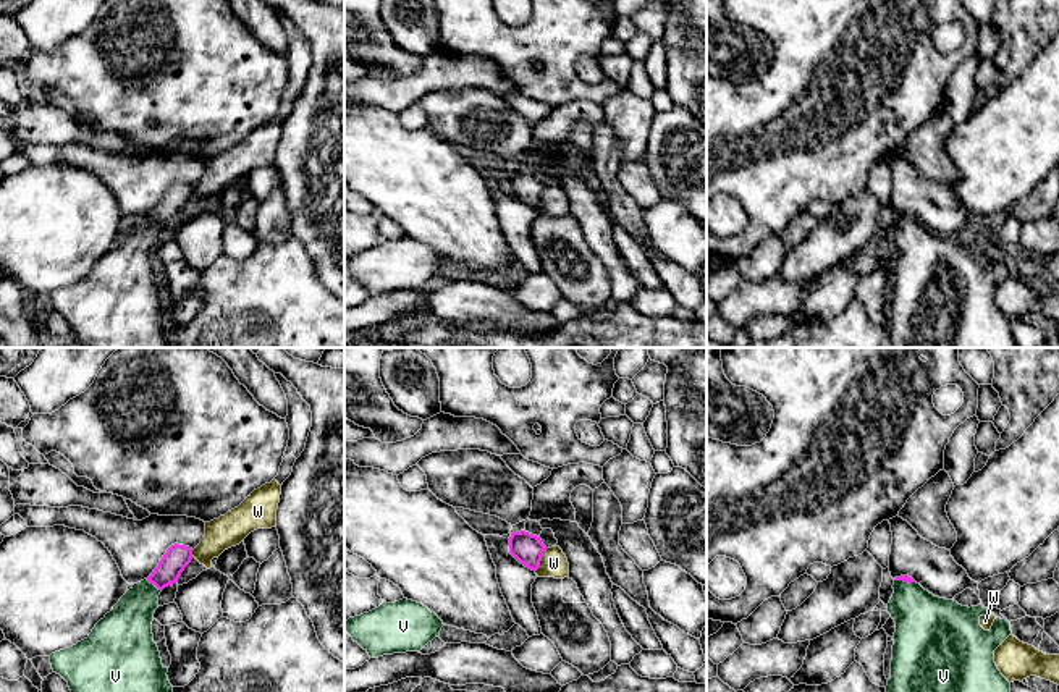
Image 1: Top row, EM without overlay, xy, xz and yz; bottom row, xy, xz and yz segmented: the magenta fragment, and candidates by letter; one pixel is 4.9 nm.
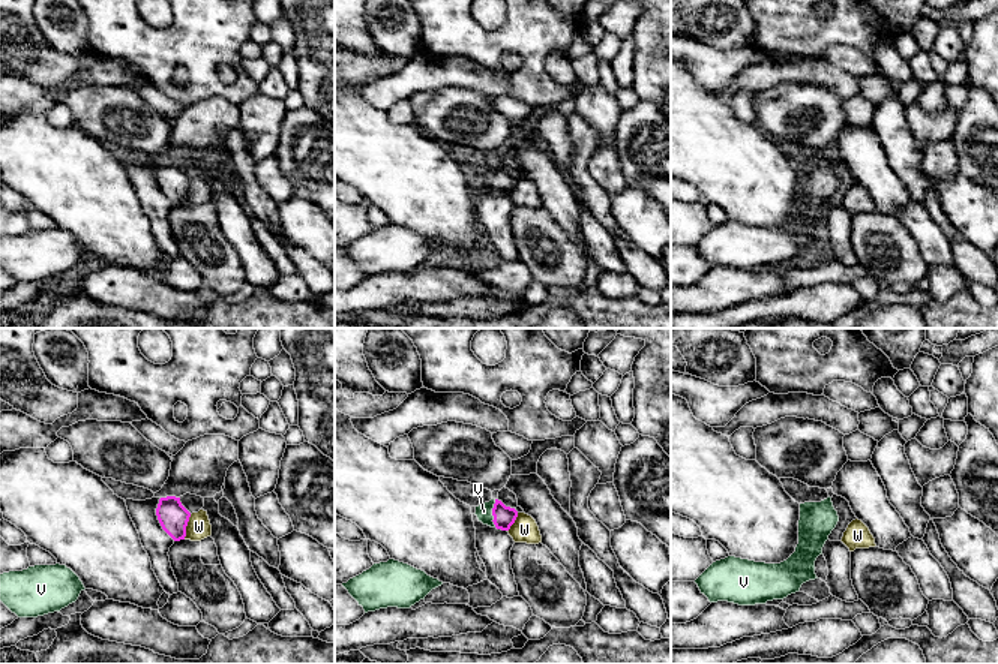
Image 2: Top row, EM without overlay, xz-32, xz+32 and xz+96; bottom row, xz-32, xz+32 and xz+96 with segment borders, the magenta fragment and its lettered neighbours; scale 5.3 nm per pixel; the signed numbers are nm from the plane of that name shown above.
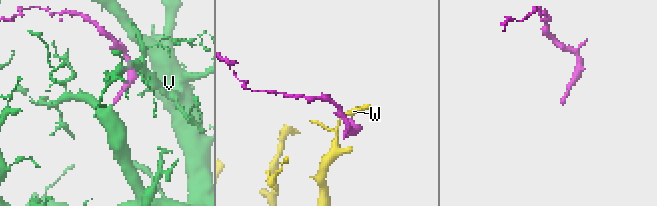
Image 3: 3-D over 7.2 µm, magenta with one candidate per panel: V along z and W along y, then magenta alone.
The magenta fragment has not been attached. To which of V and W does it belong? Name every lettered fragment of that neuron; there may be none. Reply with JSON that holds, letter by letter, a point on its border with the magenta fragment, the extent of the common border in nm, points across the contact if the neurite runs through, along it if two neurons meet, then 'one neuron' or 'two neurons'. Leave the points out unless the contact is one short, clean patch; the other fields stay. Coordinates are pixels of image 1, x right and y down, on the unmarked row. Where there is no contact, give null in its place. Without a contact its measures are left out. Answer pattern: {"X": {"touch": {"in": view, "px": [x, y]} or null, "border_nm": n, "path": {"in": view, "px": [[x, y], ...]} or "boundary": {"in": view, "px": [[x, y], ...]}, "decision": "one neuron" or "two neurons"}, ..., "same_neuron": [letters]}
{"V": {"touch": {"in": "xy", "px": [154, 222]}, "border_nm": 100, "path": {"in": "xy", "px": [[178, 194], [154, 222], [136, 244], [128, 264]]}, "decision": "one neuron"}, "W": {"touch": {"in": "xz", "px": [540, 198]}, "border_nm": 130, "boundary": {"in": "xz", "px": [[547, 186], [535, 209]]}, "decision": "two neurons"}, "same_neuron": ["V"]}

